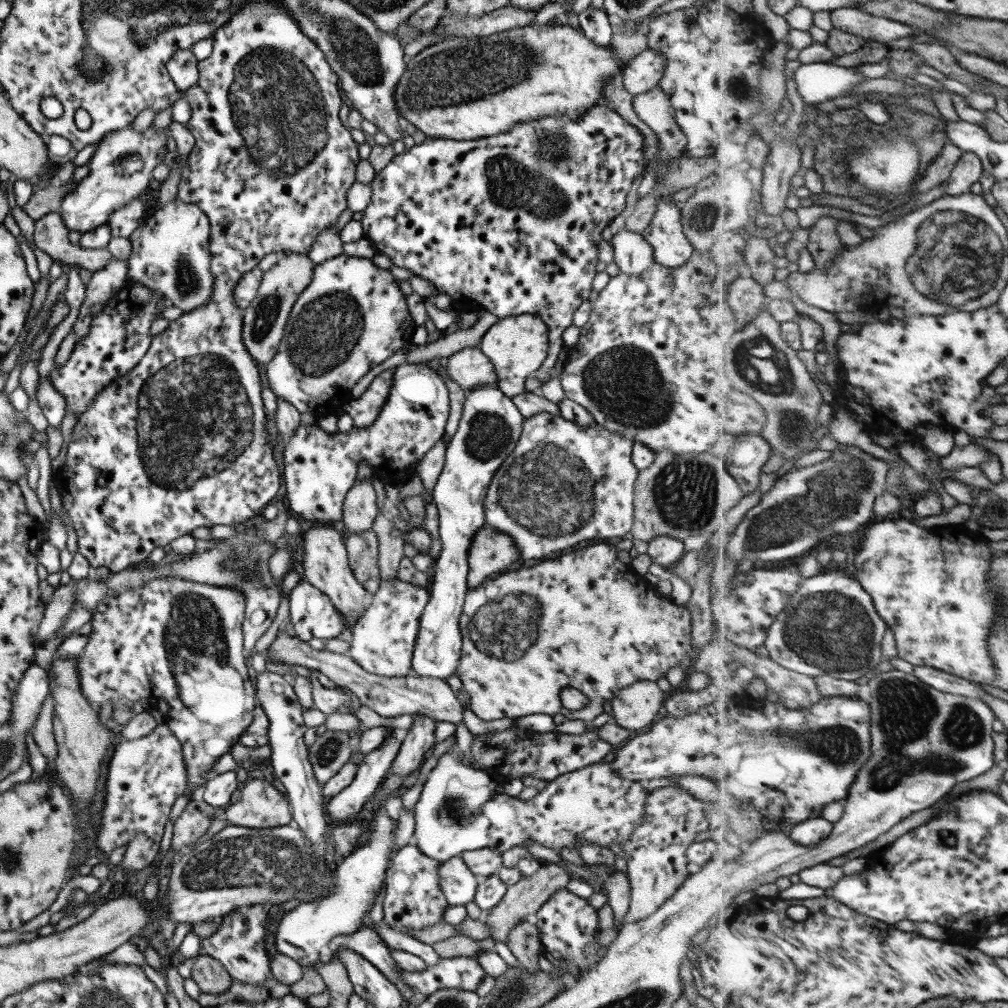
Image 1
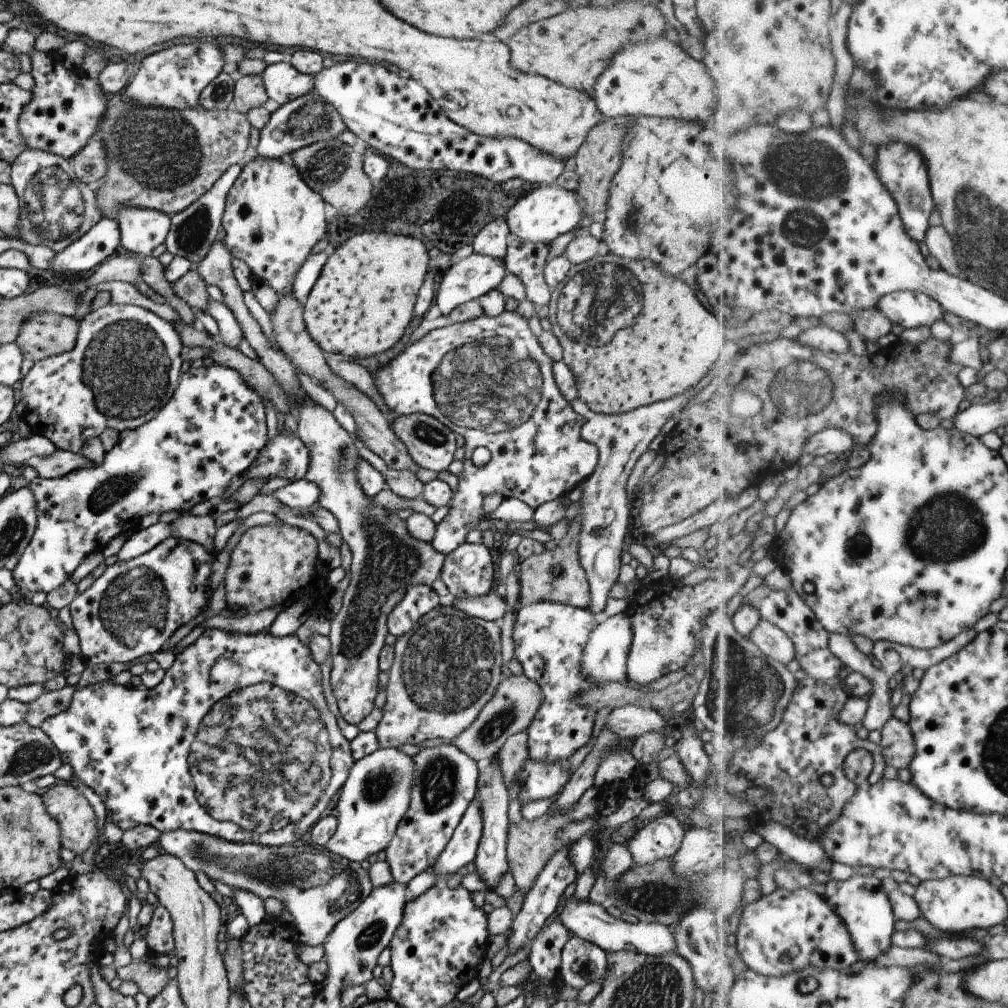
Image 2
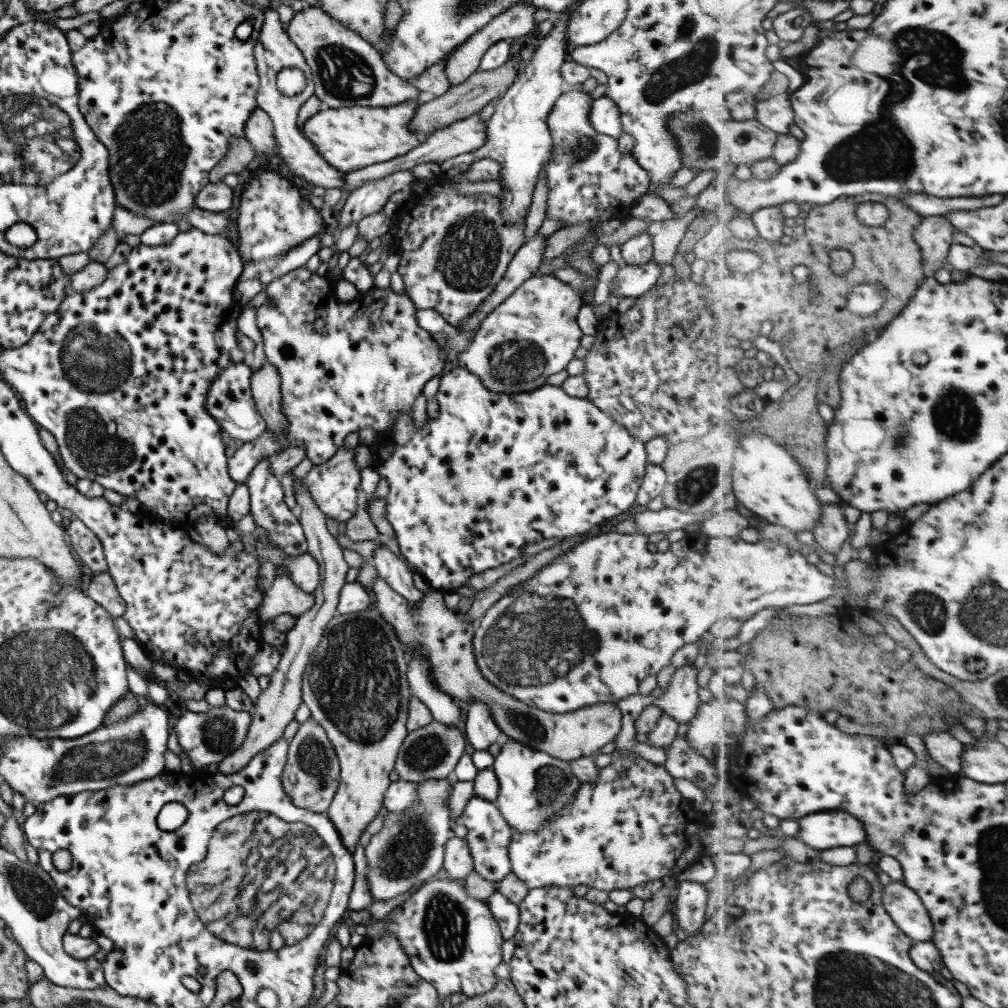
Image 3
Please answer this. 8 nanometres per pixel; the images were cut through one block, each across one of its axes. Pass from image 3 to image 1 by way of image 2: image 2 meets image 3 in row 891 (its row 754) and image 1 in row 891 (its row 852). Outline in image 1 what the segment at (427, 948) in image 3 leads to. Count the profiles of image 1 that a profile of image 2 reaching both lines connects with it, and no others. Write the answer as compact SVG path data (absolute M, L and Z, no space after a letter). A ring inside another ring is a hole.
M405 845L396 850L390 858L389 868L385 872L385 896L383 896L382 921L389 929L403 932L422 930L432 926L443 918L448 907L443 893L437 885L439 862L419 852L416 846Z

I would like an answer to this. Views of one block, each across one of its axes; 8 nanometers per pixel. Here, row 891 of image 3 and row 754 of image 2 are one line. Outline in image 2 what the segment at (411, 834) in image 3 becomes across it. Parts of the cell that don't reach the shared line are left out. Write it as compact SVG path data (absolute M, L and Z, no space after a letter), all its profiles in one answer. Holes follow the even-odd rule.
M378 747L368 756L355 761L348 771L347 779L343 782L337 798L336 830L323 847L328 852L353 863L361 863L365 859L372 860L377 853L385 851L399 822L409 809L413 768L412 758L392 747Z

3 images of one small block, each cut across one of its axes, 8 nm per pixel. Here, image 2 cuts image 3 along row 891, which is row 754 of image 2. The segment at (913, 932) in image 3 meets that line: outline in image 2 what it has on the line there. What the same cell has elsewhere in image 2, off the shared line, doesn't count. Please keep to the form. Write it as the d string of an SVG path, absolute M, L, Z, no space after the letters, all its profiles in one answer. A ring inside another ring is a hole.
M892 717L881 730L881 734L881 746L886 751L886 764L895 769L907 769L916 756L916 742L911 725Z

